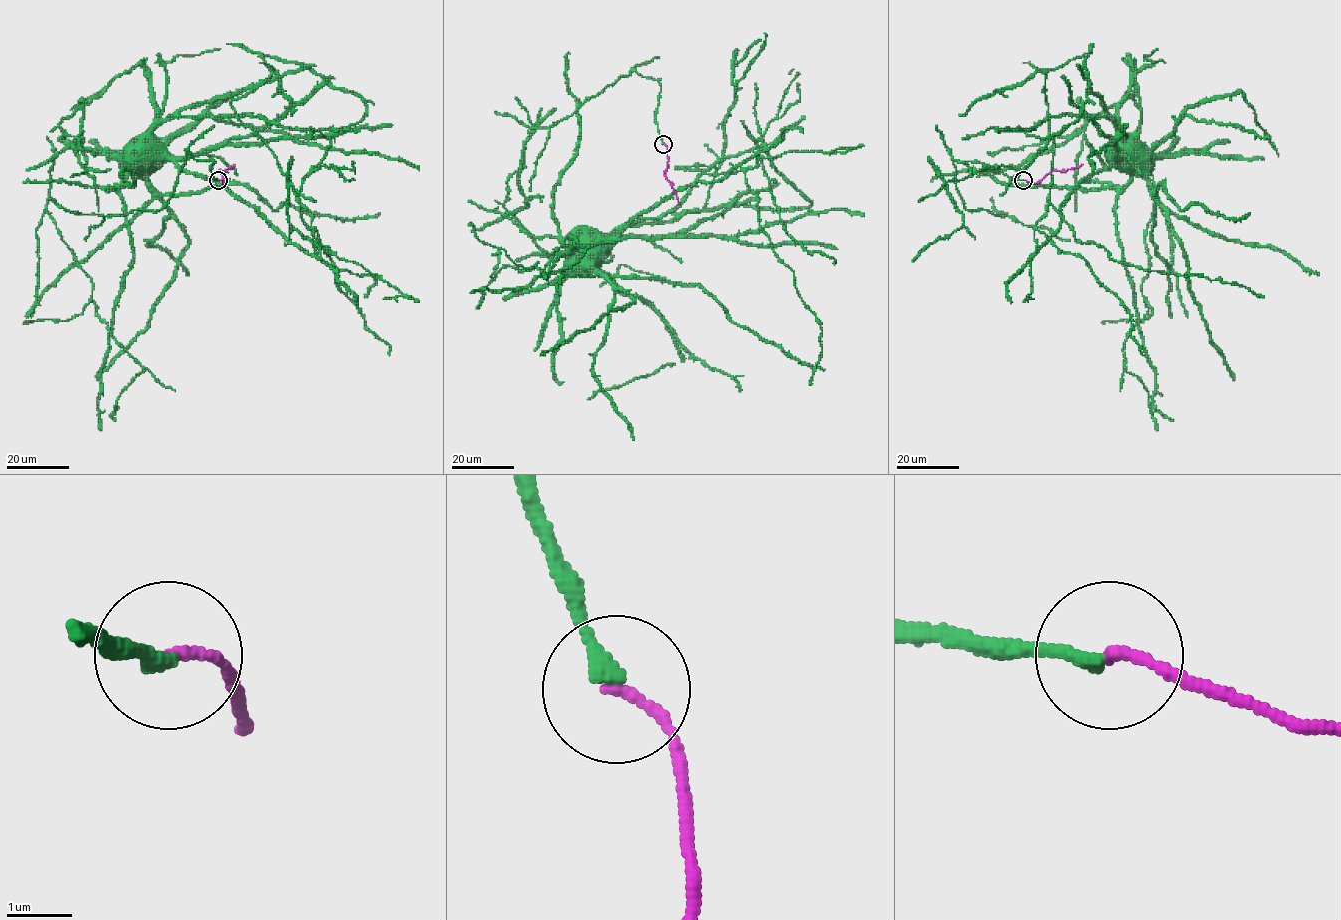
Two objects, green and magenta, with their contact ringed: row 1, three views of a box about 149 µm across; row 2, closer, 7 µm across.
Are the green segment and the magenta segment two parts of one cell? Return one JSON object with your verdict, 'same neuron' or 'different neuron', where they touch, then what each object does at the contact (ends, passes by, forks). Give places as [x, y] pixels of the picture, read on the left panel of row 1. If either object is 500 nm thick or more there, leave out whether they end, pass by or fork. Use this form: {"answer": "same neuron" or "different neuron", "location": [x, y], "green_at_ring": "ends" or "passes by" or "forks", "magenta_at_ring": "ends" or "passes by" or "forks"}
{"answer": "different neuron", "location": [218, 180], "green_at_ring": "ends", "magenta_at_ring": "ends"}

